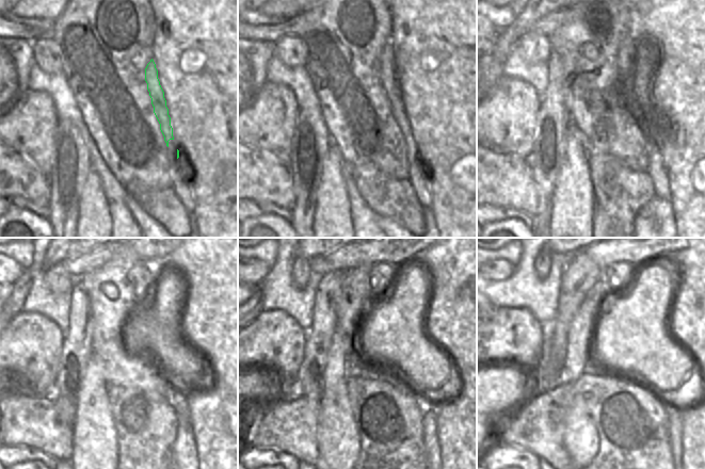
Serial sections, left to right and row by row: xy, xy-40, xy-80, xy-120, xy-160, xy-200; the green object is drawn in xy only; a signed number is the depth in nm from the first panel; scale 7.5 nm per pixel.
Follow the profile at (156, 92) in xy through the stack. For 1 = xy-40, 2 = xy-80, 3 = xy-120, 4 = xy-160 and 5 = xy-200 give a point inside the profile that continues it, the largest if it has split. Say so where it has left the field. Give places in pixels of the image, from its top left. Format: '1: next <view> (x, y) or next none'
1: next xy-40 (387, 69)
2: next xy-80 (625, 61)
3: next xy-120 (142, 276)
4: next xy-160 (381, 275)
5: next xy-200 (620, 274)

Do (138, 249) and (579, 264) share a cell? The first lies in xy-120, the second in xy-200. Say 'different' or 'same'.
different

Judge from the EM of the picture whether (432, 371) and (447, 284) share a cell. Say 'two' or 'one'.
two

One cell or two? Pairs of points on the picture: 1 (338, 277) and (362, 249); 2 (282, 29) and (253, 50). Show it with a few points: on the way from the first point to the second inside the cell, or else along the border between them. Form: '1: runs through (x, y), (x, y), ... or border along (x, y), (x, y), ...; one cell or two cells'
1: border along (347, 270), (332, 270), (322, 276); two cells
2: border along (249, 38), (272, 42); two cells

